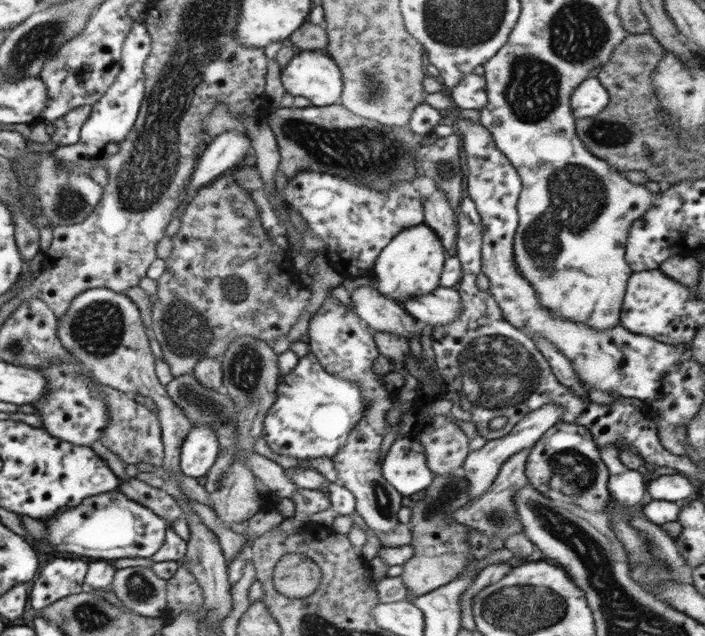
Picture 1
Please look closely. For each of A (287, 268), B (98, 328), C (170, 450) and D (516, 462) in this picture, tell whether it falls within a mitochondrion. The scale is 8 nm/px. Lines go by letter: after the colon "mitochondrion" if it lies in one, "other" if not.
A: other
B: mitochondrion
C: other
D: other

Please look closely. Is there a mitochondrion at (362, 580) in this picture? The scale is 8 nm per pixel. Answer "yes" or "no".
no

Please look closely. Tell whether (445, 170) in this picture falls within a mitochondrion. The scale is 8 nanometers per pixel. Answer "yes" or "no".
yes

